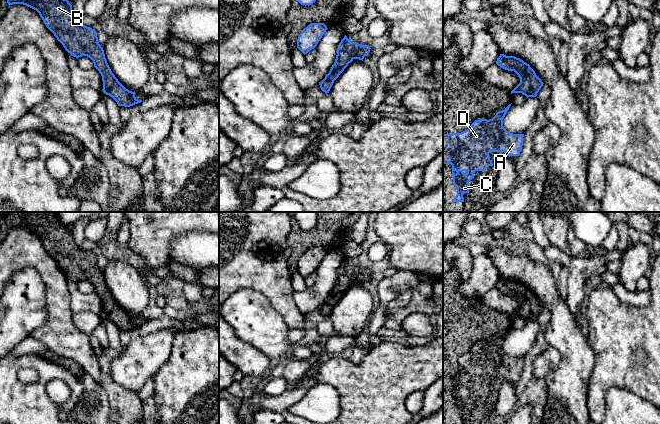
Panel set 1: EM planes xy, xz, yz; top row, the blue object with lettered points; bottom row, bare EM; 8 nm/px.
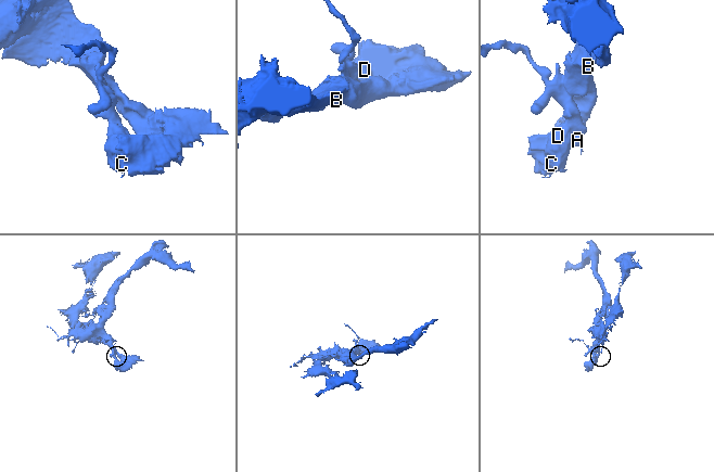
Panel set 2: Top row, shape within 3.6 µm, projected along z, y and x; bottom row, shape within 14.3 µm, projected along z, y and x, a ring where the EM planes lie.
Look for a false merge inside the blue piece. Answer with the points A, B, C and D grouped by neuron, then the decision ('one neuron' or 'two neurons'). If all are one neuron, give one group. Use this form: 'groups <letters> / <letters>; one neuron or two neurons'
groups A B C D; one neuron

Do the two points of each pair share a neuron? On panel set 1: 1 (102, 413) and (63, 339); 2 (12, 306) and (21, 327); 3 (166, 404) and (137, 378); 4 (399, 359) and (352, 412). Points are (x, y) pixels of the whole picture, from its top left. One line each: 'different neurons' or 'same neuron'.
1: different neurons
2: same neuron
3: different neurons
4: same neuron

